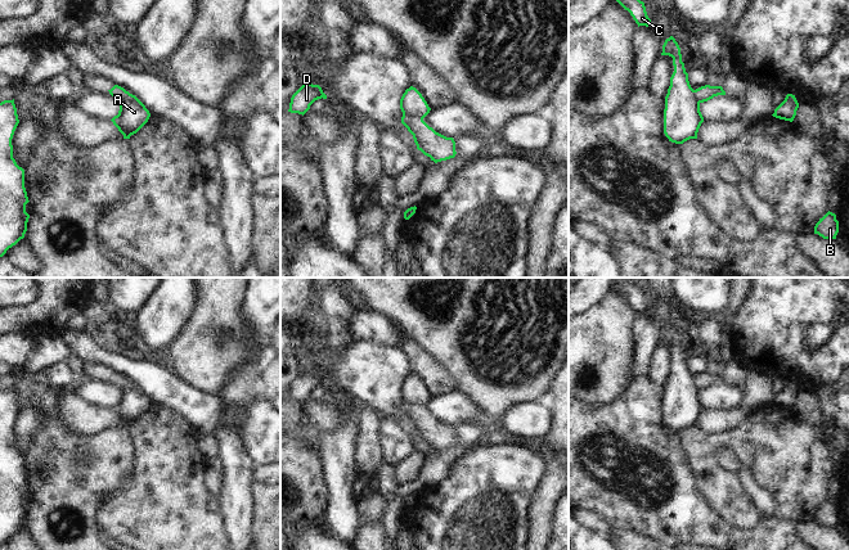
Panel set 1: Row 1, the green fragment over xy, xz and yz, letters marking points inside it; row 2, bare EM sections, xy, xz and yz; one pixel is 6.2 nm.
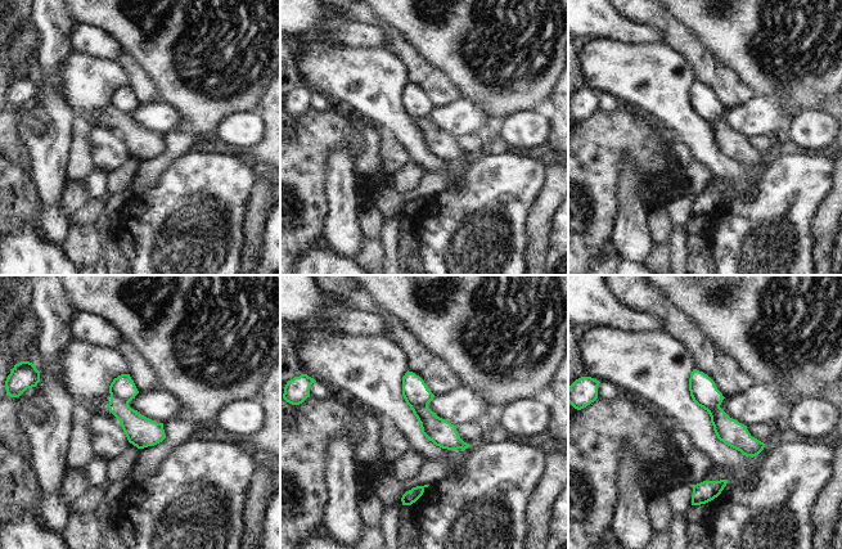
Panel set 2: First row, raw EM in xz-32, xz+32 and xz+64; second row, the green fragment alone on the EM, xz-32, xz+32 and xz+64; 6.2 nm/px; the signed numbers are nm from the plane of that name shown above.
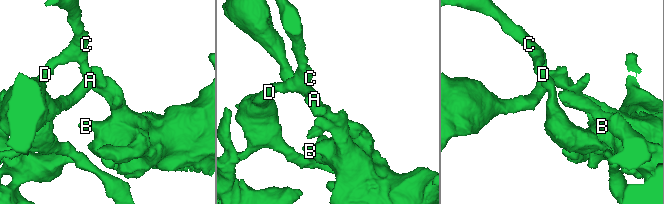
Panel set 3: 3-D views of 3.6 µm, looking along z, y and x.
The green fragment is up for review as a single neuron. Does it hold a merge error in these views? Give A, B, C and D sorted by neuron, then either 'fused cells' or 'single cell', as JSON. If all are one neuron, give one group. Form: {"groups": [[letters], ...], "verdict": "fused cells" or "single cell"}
{"groups": [["A", "C", "D"], ["B"]], "verdict": "fused cells"}

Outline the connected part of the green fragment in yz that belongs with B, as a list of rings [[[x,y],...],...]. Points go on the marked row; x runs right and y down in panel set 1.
[[[827,212],[814,226],[814,234],[818,234],[823,239],[836,239],[839,233],[839,221],[836,215]]]

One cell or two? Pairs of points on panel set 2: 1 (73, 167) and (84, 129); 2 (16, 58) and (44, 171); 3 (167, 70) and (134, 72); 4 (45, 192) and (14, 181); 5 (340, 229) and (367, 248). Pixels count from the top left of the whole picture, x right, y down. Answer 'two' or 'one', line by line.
1: one
2: two
3: two
4: two
5: two

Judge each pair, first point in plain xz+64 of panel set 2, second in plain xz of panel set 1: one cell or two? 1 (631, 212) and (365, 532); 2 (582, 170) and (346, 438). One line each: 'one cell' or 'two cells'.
1: two cells
2: two cells

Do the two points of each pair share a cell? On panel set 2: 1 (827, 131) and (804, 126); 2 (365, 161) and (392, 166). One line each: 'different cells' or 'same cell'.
1: same cell
2: different cells

